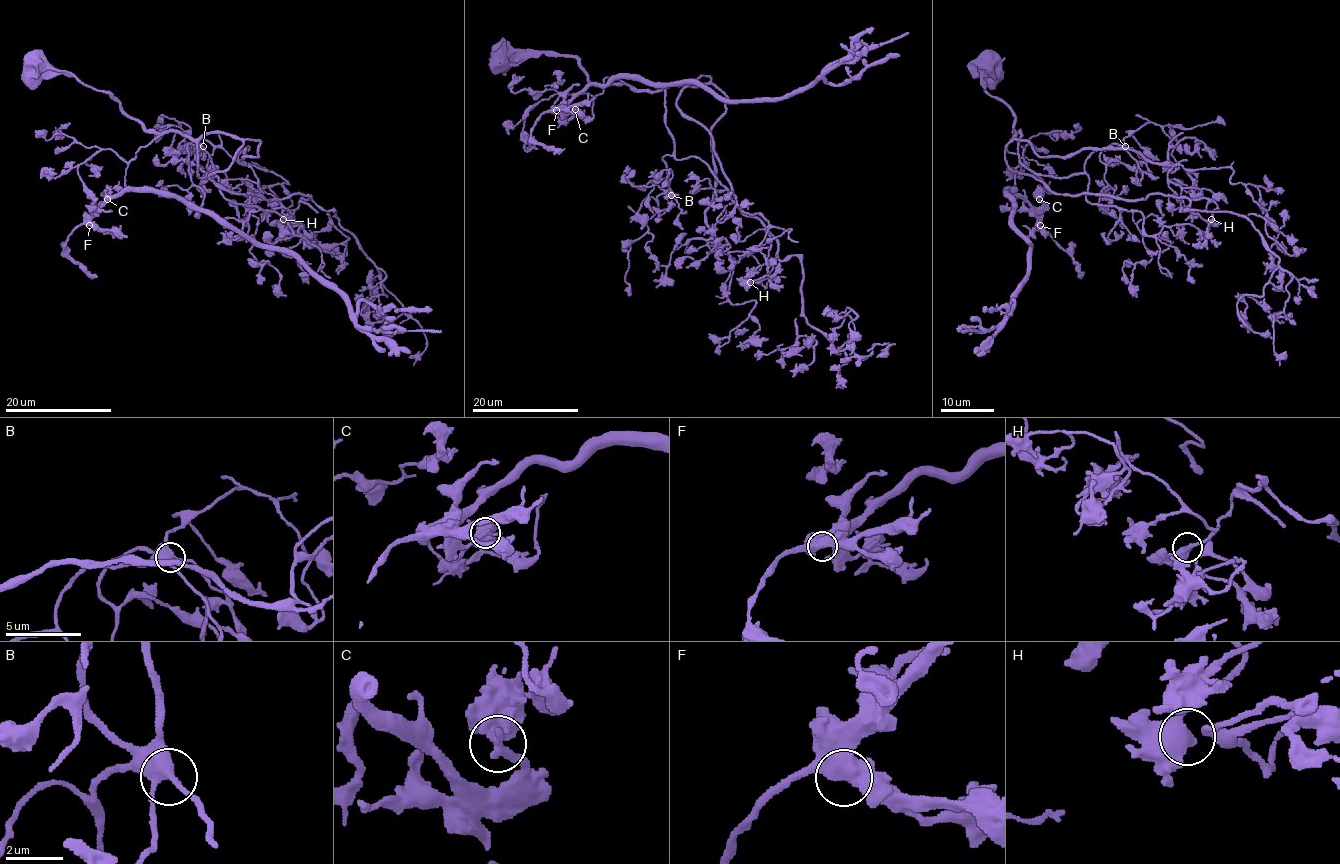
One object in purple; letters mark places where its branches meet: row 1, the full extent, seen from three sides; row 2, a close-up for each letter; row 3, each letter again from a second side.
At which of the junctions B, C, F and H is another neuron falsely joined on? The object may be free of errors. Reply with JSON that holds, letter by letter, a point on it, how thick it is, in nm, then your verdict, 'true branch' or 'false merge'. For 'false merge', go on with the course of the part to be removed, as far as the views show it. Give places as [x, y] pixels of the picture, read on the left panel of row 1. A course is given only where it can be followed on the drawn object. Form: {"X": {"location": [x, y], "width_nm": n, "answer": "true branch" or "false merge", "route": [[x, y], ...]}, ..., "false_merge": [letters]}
{"B": {"location": [203, 146], "width_nm": 400, "answer": "true branch"}, "C": {"location": [107, 199], "width_nm": 440, "answer": "false merge", "route": [[107, 200], [123, 190], [170, 192], [259, 242], [292, 250], [341, 297], [360, 326], [441, 330]]}, "F": {"location": [89, 225], "width_nm": 460, "answer": "true branch"}, "H": {"location": [283, 219], "width_nm": 400, "answer": "true branch"}, "false_merge": ["C"]}

